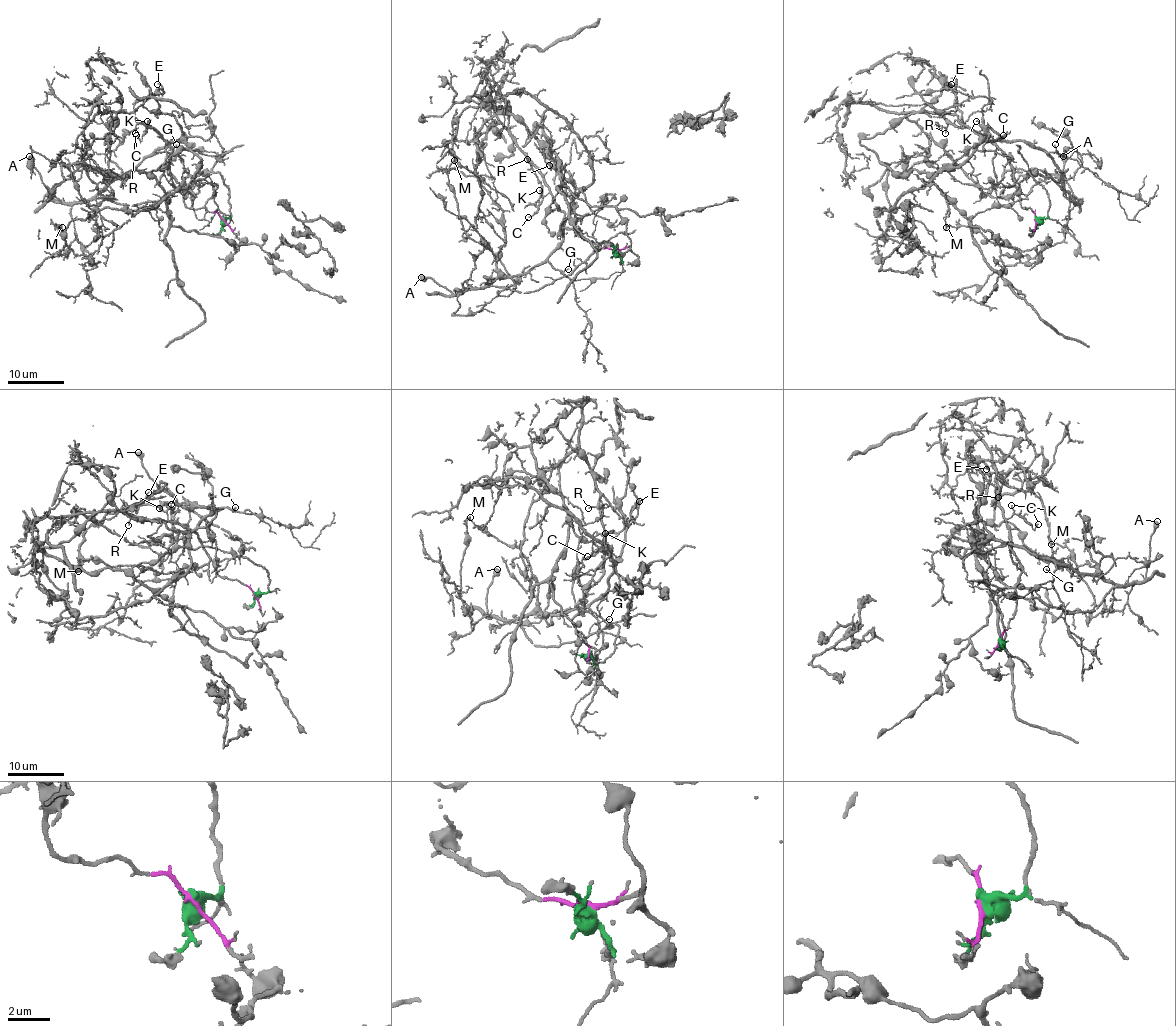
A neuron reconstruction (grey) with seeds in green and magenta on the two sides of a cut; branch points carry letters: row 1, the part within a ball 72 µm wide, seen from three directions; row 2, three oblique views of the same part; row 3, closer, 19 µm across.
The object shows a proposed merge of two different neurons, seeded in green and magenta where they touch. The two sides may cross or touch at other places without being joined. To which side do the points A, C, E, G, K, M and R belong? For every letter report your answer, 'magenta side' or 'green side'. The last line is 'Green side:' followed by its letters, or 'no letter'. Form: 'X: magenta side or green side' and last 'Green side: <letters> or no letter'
A: green side
C: magenta side
E: green side
G: green side
K: magenta side
M: green side
R: magenta side
Green side: A, E, G, M

